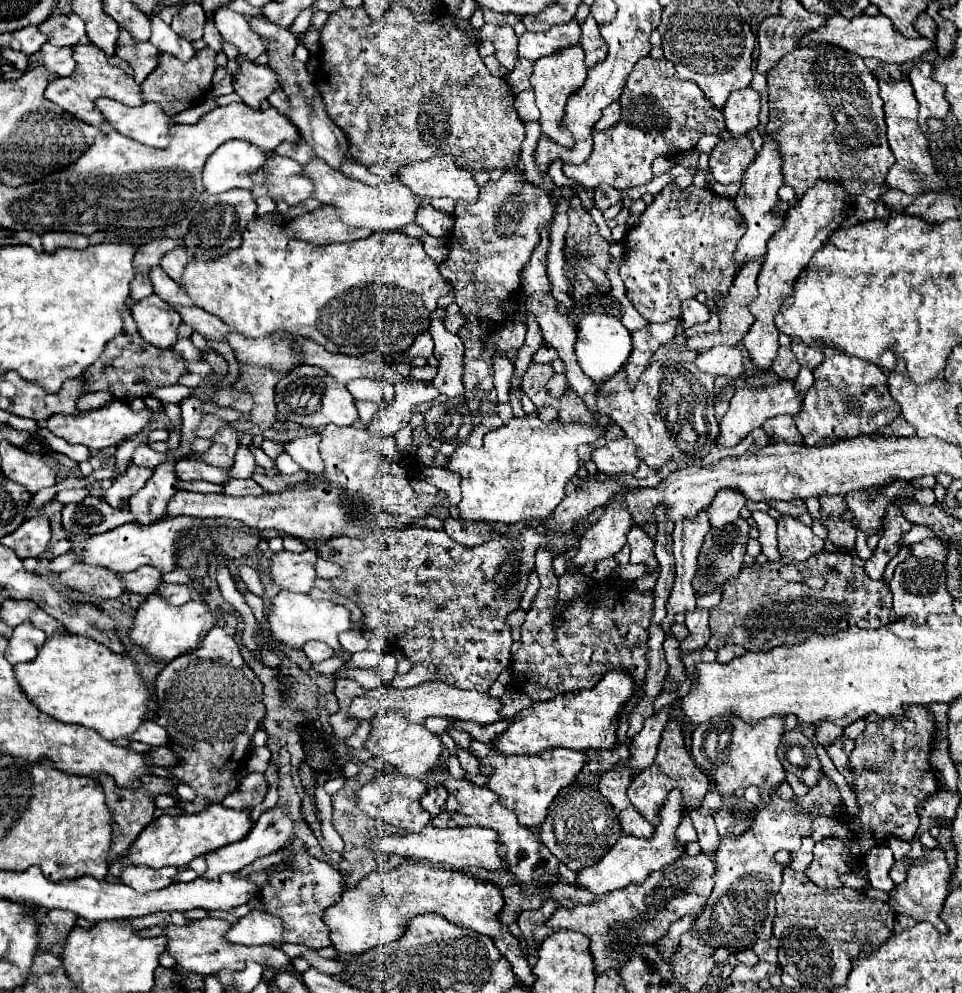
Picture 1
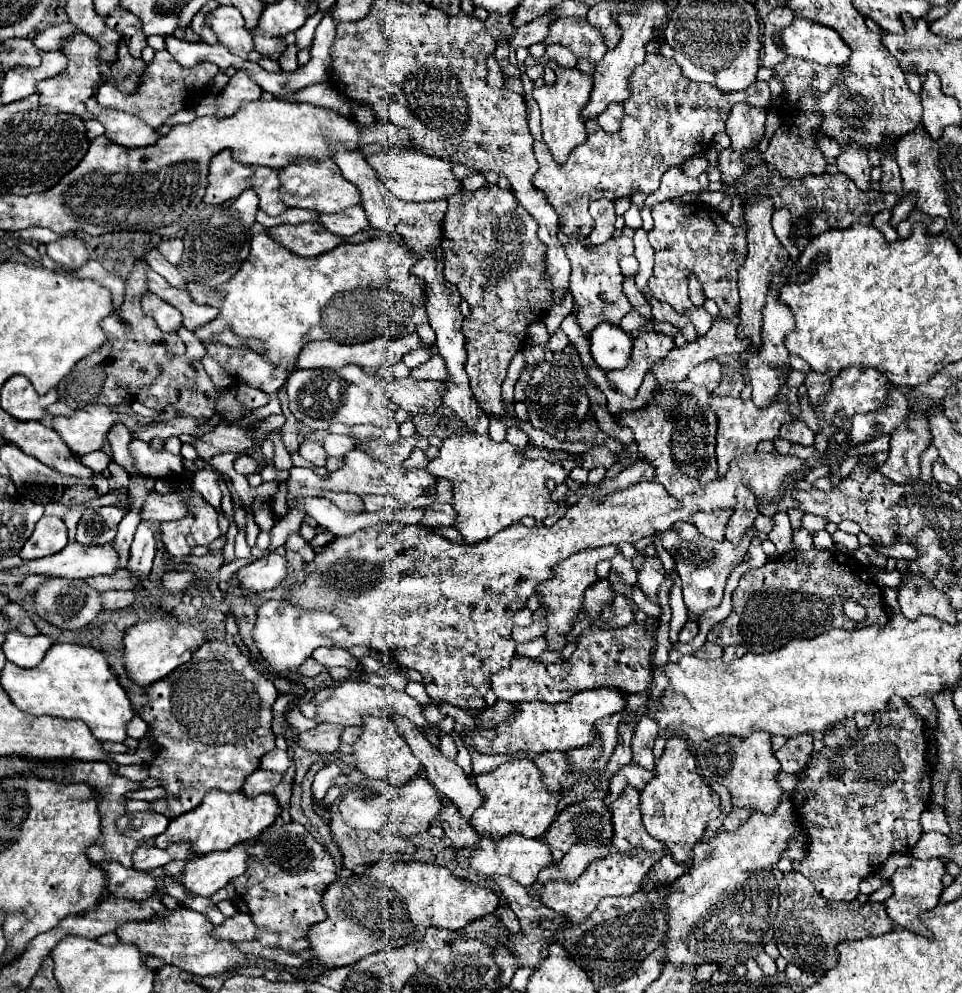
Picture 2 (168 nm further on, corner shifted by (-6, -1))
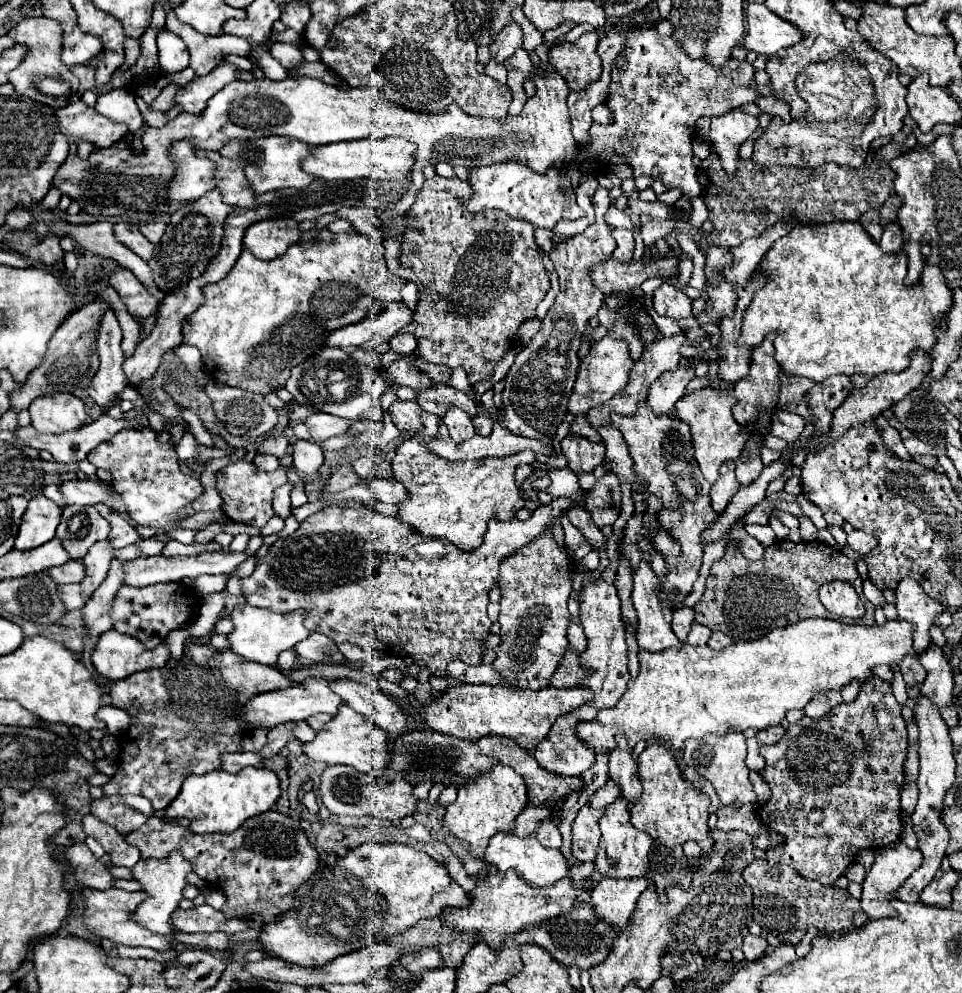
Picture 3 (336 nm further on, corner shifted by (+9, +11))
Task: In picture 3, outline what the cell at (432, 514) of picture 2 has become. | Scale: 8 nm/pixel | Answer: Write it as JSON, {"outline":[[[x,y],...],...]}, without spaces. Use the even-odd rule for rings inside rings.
{"outline":[[[371,477],[371,479],[367,479],[367,485],[369,485],[369,489],[377,501],[397,505],[397,503],[407,499],[407,489],[401,483],[397,483],[395,479]]]}

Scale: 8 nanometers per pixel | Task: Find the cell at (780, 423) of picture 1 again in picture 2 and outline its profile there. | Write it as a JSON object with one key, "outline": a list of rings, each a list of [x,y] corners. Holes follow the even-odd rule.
{"outline":[[[794,419],[792,423],[782,425],[780,437],[788,439],[792,443],[800,443],[800,445],[814,445],[814,433],[800,419]]]}

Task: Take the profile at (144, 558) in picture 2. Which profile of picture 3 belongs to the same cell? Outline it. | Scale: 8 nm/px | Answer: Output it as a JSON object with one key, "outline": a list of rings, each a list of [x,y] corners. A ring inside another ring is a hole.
{"outline":[[[113,559],[107,579],[101,583],[101,587],[93,593],[93,597],[81,609],[85,627],[91,631],[91,635],[99,637],[101,633],[105,633],[113,627],[109,609],[111,609],[111,601],[121,585],[123,585],[123,561]]]}

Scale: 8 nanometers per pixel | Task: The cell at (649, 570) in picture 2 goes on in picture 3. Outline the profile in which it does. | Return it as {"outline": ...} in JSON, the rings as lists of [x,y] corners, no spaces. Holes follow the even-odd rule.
{"outline":[[[641,563],[637,573],[633,573],[633,605],[639,615],[637,623],[637,643],[647,651],[663,651],[669,647],[681,647],[683,643],[675,637],[671,629],[673,611],[659,605],[655,597],[657,577],[647,563]]]}

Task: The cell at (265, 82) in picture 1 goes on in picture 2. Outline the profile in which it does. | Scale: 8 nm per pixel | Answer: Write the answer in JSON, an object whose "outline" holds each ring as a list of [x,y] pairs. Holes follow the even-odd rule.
{"outline":[[[238,69],[234,77],[230,77],[230,83],[220,91],[218,95],[218,117],[228,117],[240,109],[244,101],[256,101],[262,97],[262,89],[256,81],[252,81],[246,71]]]}

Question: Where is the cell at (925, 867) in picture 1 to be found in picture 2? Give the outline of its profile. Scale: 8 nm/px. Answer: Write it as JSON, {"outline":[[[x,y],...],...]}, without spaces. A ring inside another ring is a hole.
{"outline":[[[914,859],[910,867],[896,869],[896,873],[890,879],[892,887],[894,887],[894,893],[888,901],[884,901],[884,907],[886,907],[888,915],[894,919],[896,925],[900,925],[908,931],[920,933],[924,937],[928,935],[928,929],[922,923],[920,913],[930,911],[940,903],[940,895],[942,895],[942,889],[944,889],[944,883],[942,883],[944,873],[946,873],[946,869],[944,869],[942,859],[926,859],[926,861],[924,859]]]}

